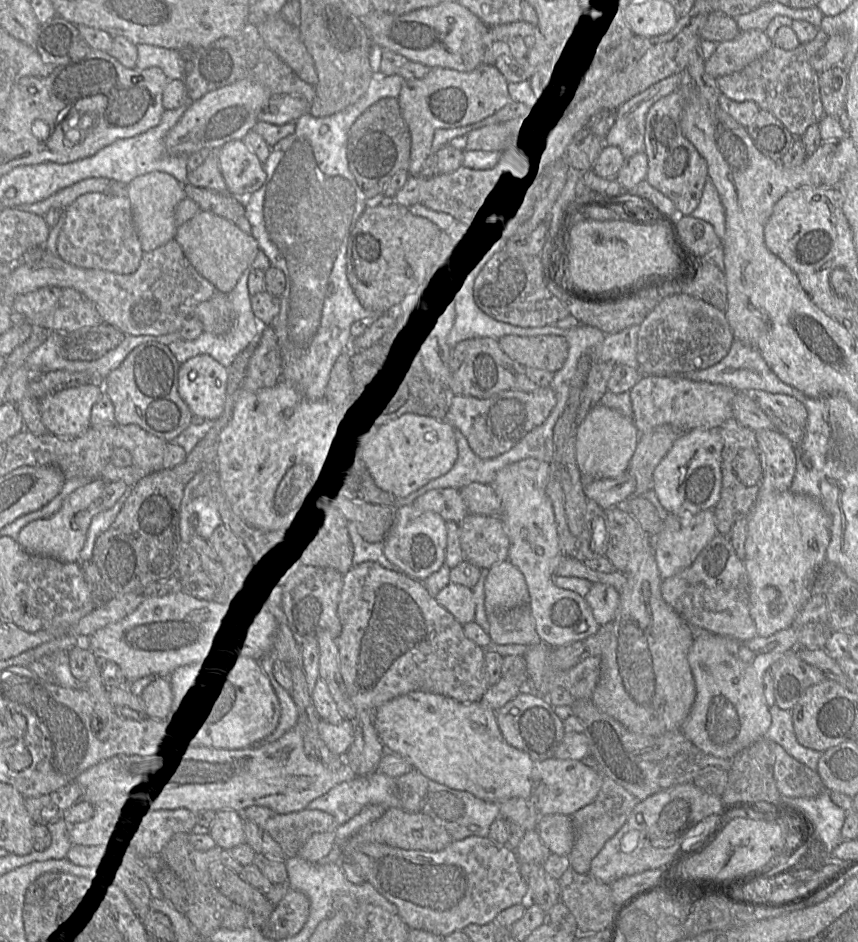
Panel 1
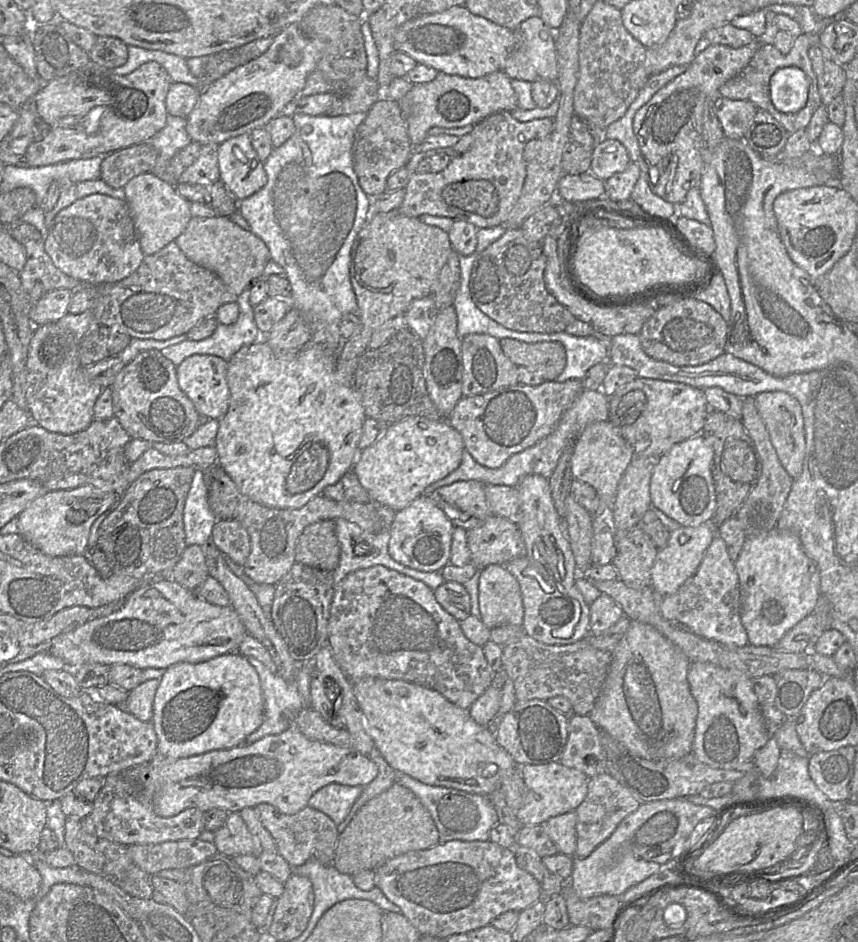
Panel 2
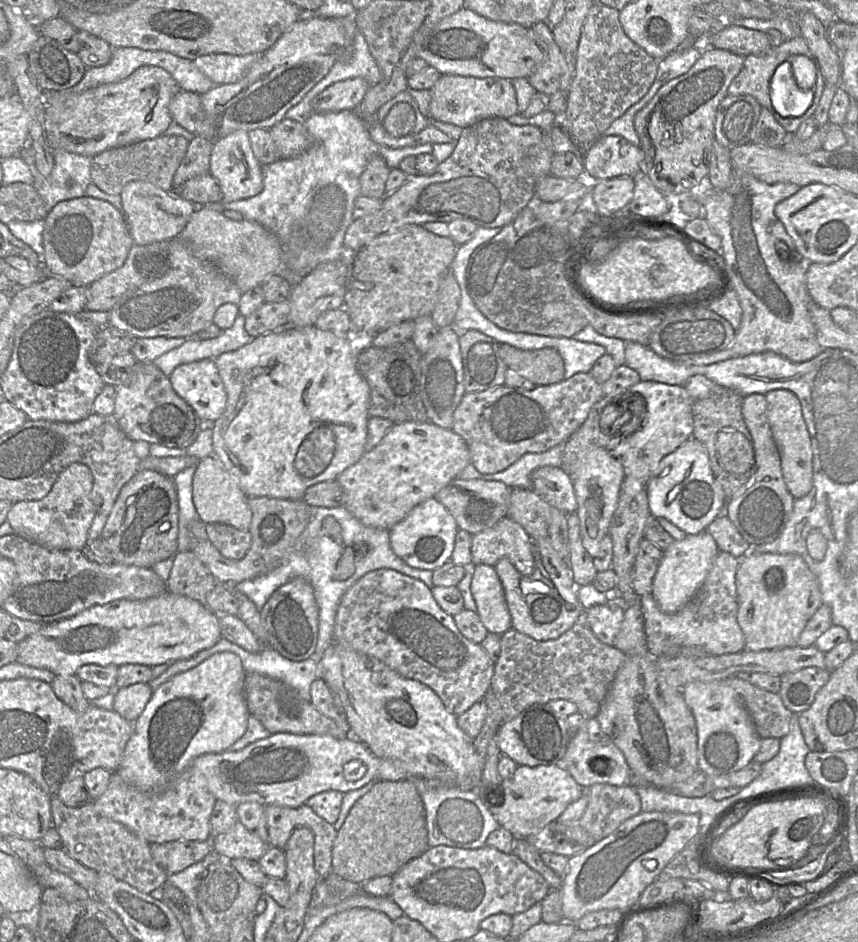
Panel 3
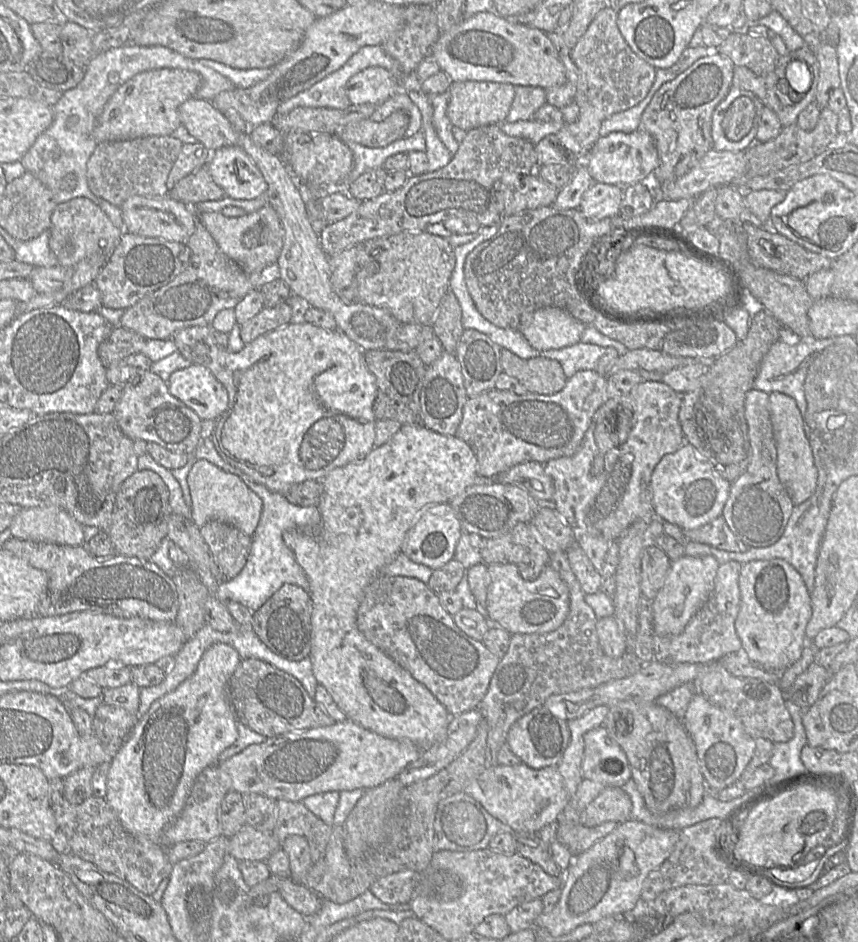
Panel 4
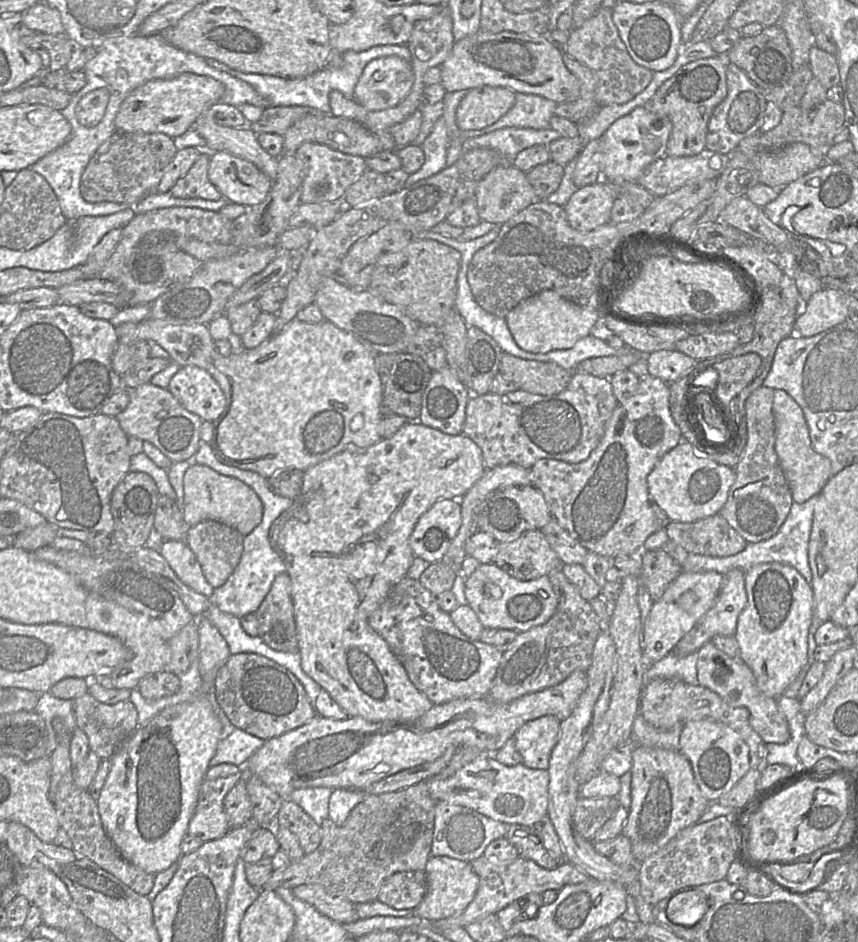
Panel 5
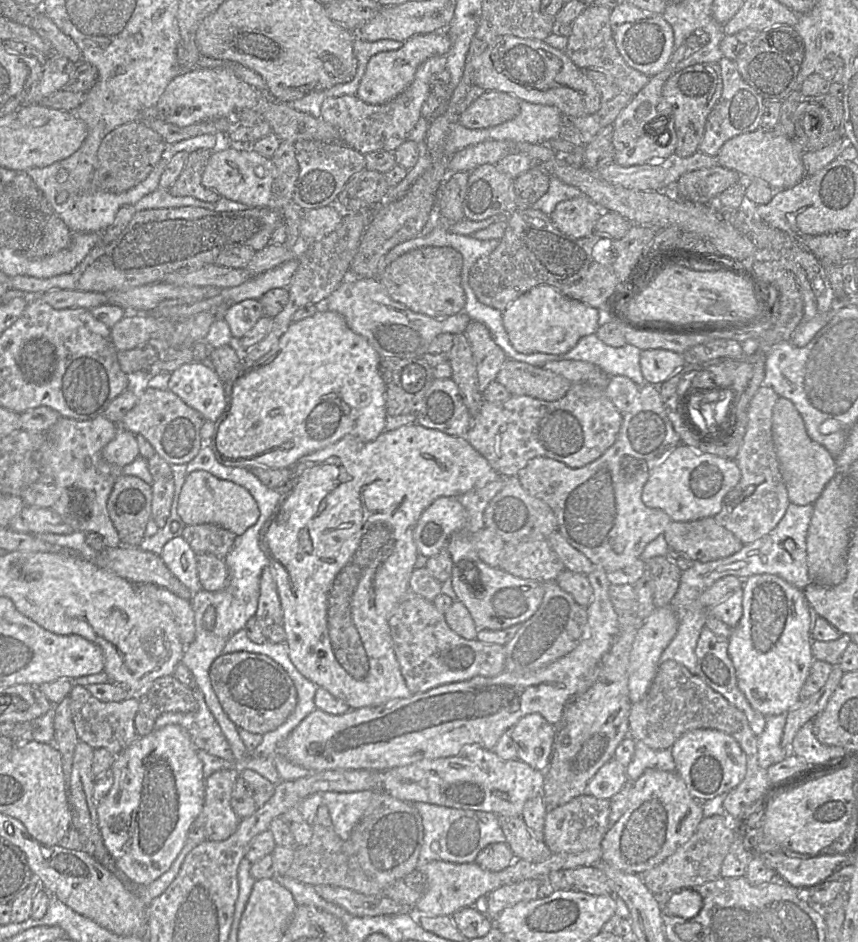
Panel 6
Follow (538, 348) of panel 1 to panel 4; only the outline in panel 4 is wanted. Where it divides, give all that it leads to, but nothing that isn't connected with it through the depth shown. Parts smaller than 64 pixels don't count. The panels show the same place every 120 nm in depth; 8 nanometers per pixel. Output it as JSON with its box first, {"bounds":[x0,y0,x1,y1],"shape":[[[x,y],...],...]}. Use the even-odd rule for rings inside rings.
{"bounds":[501,348,568,395],"shape":[[[501,348],[501,365],[502,372],[516,378],[528,393],[553,395],[562,390],[568,380],[561,364],[546,357],[522,359]]]}

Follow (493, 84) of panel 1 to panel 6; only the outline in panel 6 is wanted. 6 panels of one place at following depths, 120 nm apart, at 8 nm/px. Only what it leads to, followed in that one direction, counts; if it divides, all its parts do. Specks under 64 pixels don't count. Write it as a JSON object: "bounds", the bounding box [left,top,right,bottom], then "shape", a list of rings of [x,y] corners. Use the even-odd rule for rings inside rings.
{"bounds":[457,90,520,129],"shape":[[[487,90],[457,116],[457,122],[468,129],[494,127],[514,119],[520,112],[520,100],[508,93]]]}

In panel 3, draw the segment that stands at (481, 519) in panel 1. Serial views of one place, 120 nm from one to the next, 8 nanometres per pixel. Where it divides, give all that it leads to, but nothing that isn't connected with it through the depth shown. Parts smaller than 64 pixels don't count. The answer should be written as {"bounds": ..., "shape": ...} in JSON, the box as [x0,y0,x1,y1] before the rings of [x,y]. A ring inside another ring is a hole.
{"bounds":[472,516,535,576],"shape":[[[506,516],[492,527],[472,535],[472,564],[474,566],[478,564],[494,566],[500,559],[506,558],[523,576],[530,576],[535,570],[533,542],[519,523]]]}

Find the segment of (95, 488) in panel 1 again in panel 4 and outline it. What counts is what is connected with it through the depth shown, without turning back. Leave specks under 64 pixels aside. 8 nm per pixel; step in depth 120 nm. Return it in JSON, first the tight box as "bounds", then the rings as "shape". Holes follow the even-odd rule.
{"bounds":[9,506,84,544],"shape":[[[56,506],[21,508],[9,527],[13,538],[57,544],[84,544],[83,526]]]}

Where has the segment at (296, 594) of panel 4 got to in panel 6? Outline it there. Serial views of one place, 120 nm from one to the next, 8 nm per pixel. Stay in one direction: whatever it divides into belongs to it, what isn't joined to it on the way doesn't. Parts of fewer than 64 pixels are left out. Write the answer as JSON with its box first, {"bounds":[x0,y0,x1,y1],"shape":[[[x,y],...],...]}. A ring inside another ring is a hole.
{"bounds":[255,567,285,643],"shape":[[[271,567],[264,568],[261,574],[260,595],[255,617],[268,641],[285,643],[283,611]]]}

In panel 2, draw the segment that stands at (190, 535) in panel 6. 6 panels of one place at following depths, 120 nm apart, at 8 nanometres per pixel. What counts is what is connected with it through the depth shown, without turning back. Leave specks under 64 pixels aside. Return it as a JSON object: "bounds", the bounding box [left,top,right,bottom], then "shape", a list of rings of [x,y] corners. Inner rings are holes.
{"bounds":[211,519,250,566],"shape":[[[218,519],[212,528],[211,540],[230,561],[244,566],[250,551],[250,537],[240,522]]]}

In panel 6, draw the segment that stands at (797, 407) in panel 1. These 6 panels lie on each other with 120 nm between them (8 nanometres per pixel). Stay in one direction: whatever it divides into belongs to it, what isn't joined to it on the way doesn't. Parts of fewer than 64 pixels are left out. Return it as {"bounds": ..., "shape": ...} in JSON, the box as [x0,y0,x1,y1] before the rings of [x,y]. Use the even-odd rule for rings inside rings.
{"bounds":[772,397,838,505],"shape":[[[779,397],[774,405],[772,436],[789,501],[796,505],[814,504],[827,483],[838,472],[835,458],[809,438],[801,415],[787,398]]]}

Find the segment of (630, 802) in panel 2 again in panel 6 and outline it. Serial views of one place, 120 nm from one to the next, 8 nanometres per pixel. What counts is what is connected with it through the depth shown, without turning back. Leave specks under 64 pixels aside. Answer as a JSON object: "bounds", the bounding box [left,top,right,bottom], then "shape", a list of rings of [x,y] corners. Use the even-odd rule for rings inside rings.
{"bounds":[542,793,610,854],"shape":[[[585,793],[562,806],[549,809],[545,817],[542,838],[553,854],[577,853],[600,847],[610,827],[609,815],[610,800]]]}

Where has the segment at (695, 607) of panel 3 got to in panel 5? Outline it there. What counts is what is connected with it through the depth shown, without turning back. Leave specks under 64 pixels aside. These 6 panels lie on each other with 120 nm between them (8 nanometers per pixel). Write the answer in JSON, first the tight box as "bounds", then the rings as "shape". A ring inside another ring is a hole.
{"bounds":[672,568,747,656],"shape":[[[739,568],[730,570],[724,575],[724,581],[720,593],[712,607],[694,624],[694,626],[675,645],[672,653],[677,656],[686,656],[698,650],[714,636],[722,635],[733,637],[737,628],[740,613],[747,604],[745,589],[745,571]]]}

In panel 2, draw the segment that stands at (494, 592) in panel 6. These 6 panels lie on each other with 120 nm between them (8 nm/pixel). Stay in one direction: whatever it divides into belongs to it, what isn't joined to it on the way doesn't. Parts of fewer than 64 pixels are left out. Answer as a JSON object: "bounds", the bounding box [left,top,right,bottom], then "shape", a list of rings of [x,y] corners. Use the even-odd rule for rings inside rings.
{"bounds":[505,475,590,645],"shape":[[[527,475],[516,486],[520,501],[520,520],[517,525],[522,534],[526,553],[505,564],[505,568],[518,581],[521,589],[524,617],[522,627],[525,633],[548,645],[567,645],[590,636],[590,610],[575,585],[578,568],[564,530],[564,521],[558,515],[549,485],[549,479],[541,475]]]}

